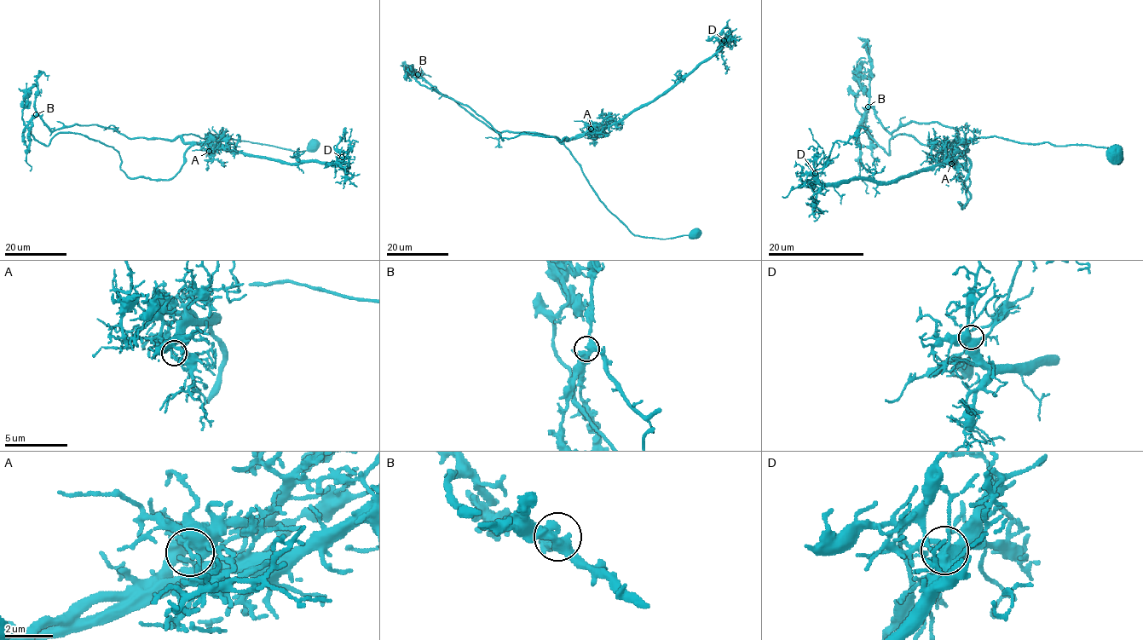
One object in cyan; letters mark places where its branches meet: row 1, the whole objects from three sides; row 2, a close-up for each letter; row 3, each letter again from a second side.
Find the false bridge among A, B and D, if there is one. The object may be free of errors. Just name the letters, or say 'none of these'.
A

